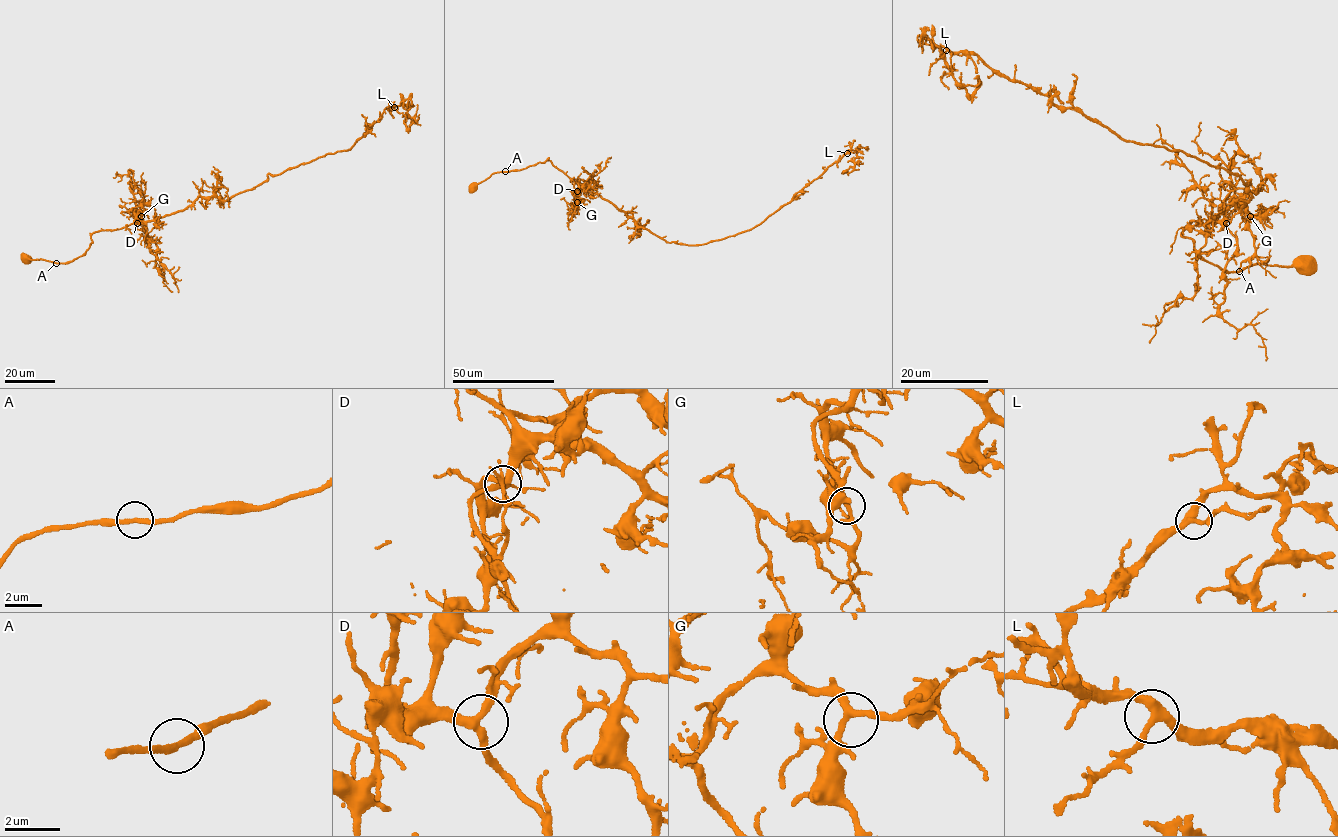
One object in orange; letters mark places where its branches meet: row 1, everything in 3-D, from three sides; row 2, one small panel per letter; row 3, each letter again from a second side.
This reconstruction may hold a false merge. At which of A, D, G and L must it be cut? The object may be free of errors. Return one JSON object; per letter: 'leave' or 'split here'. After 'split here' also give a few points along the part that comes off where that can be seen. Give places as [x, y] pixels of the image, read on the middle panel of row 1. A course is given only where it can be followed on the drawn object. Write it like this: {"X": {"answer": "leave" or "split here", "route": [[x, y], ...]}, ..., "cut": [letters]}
{"A": {"answer": "leave"}, "D": {"answer": "leave"}, "G": {"answer": "leave"}, "L": {"answer": "leave"}, "cut": []}

